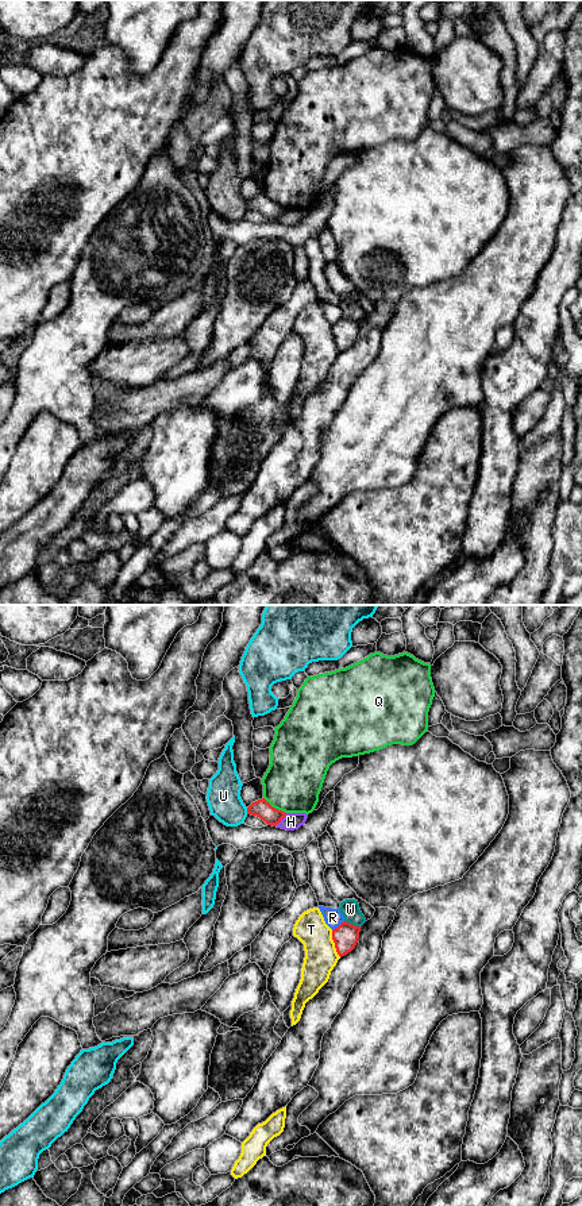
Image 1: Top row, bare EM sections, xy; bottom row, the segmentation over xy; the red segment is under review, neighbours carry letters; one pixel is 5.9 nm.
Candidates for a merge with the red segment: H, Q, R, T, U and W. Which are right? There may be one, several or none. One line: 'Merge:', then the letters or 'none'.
Merge: none

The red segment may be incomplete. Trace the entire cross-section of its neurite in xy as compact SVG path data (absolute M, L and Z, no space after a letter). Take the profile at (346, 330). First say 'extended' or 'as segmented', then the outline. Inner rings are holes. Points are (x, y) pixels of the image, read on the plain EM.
as segmented; M343 316L338 323L332 324L332 335L340 352L355 343L361 323L362 321L355 321L350 317Z

